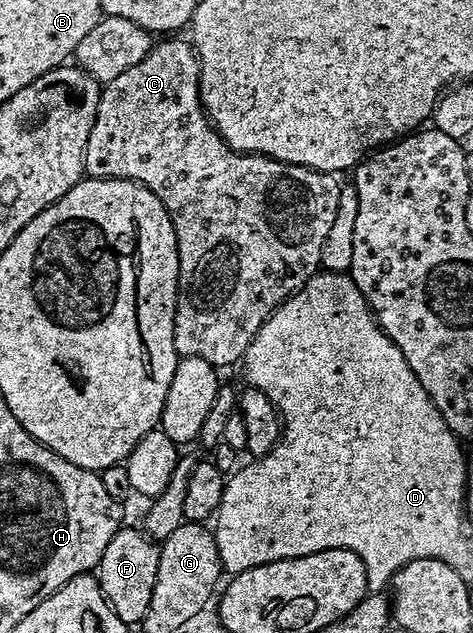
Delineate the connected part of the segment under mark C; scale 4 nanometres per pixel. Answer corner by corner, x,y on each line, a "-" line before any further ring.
172,36
149,49
142,60
138,60
122,76
110,80
100,91
100,103
94,120
94,128
90,128
90,140
86,144
84,172
89,178
121,178
142,184
166,208
172,221
176,247
178,248
178,280
176,281
176,315
174,316
174,348
180,358
198,356
198,360
206,360
217,368
228,366
231,362
239,363
244,357
250,340
262,328
262,324
282,305
289,296
304,287
305,282
321,269
320,257
322,244
326,244
326,235
334,225
334,215
338,212
338,196
341,179
336,174
327,174
324,170
311,170
305,166
295,166
267,158
264,154
242,154
230,148
223,136
216,131
208,118
204,105
200,102
200,61
191,41
179,42
179,37

